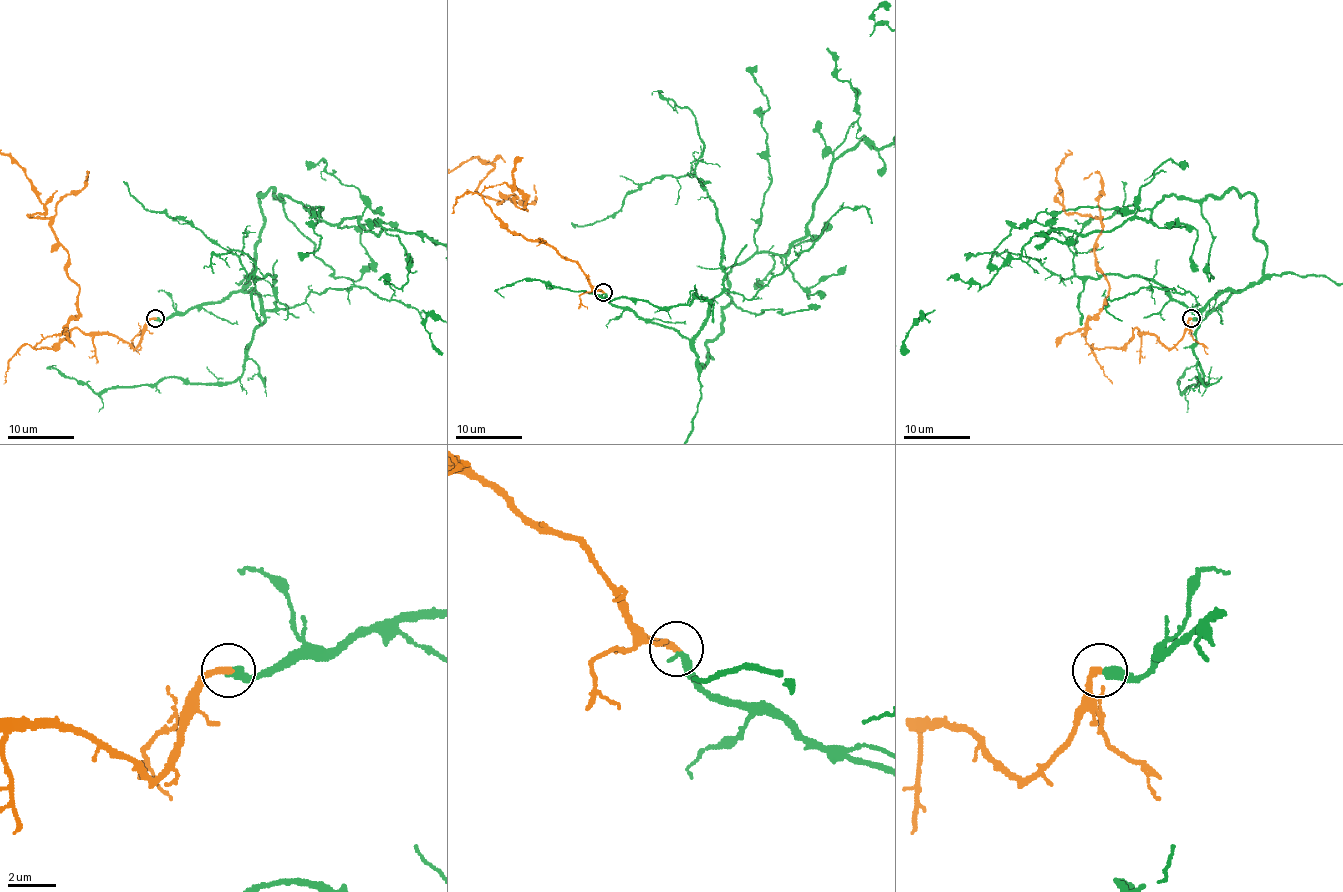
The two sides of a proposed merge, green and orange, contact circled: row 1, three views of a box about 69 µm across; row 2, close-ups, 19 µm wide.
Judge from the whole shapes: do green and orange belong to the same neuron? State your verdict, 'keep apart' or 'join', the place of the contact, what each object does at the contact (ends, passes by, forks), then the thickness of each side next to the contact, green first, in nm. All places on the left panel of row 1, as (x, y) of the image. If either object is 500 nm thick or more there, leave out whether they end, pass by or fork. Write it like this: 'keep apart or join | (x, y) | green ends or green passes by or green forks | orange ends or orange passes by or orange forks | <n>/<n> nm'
join | (155, 318) | green ends | orange ends | 360/280 nm

